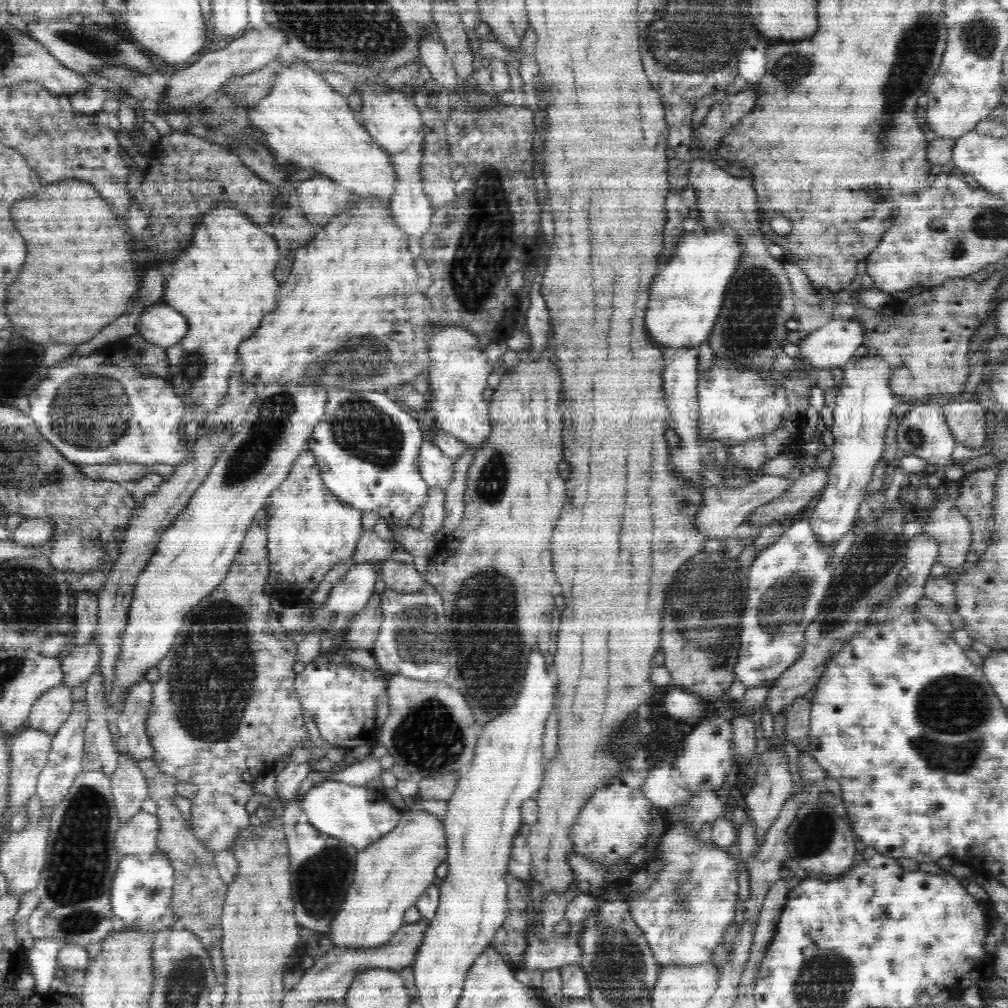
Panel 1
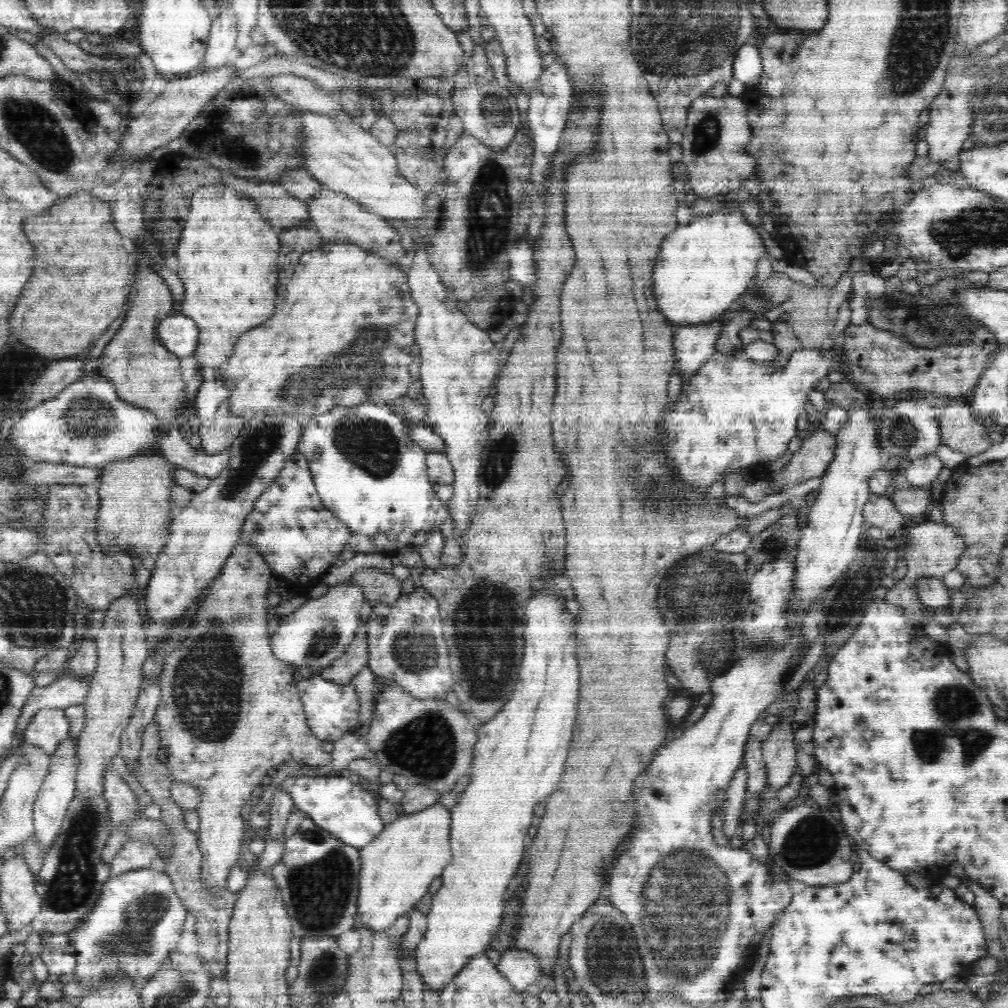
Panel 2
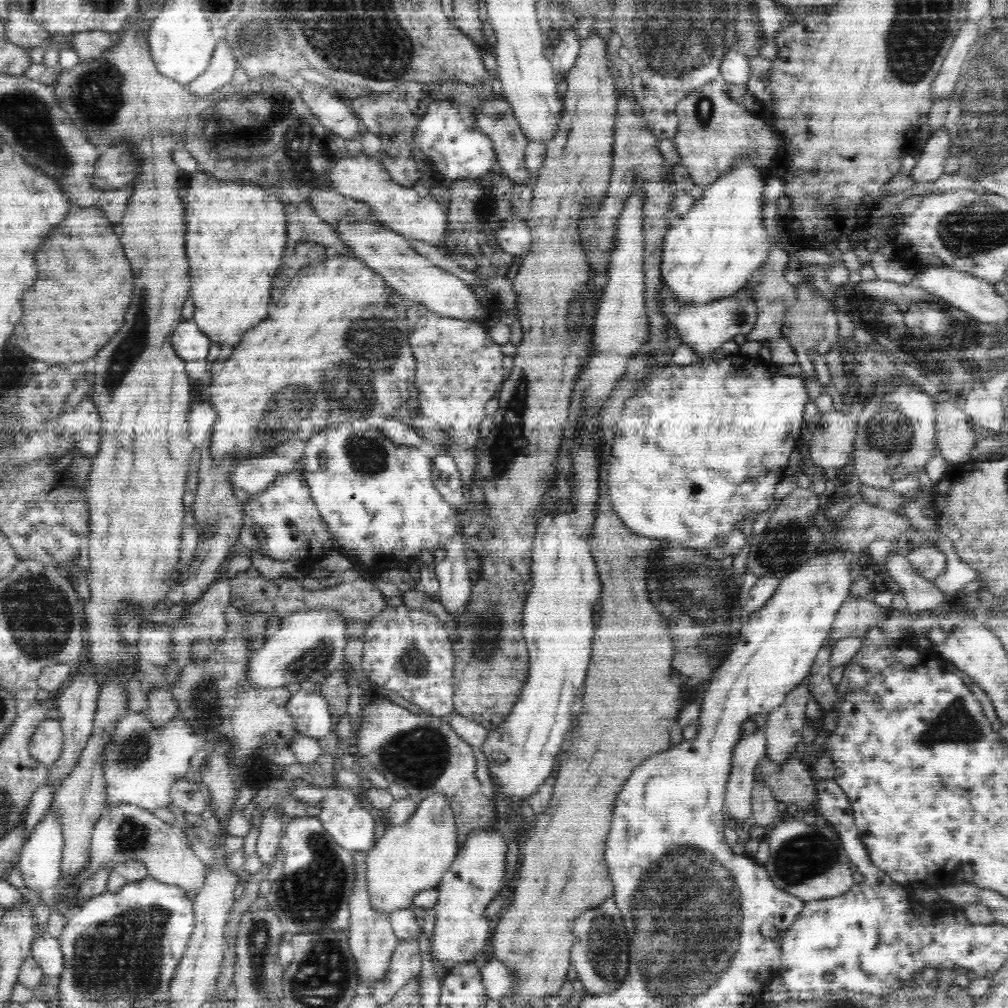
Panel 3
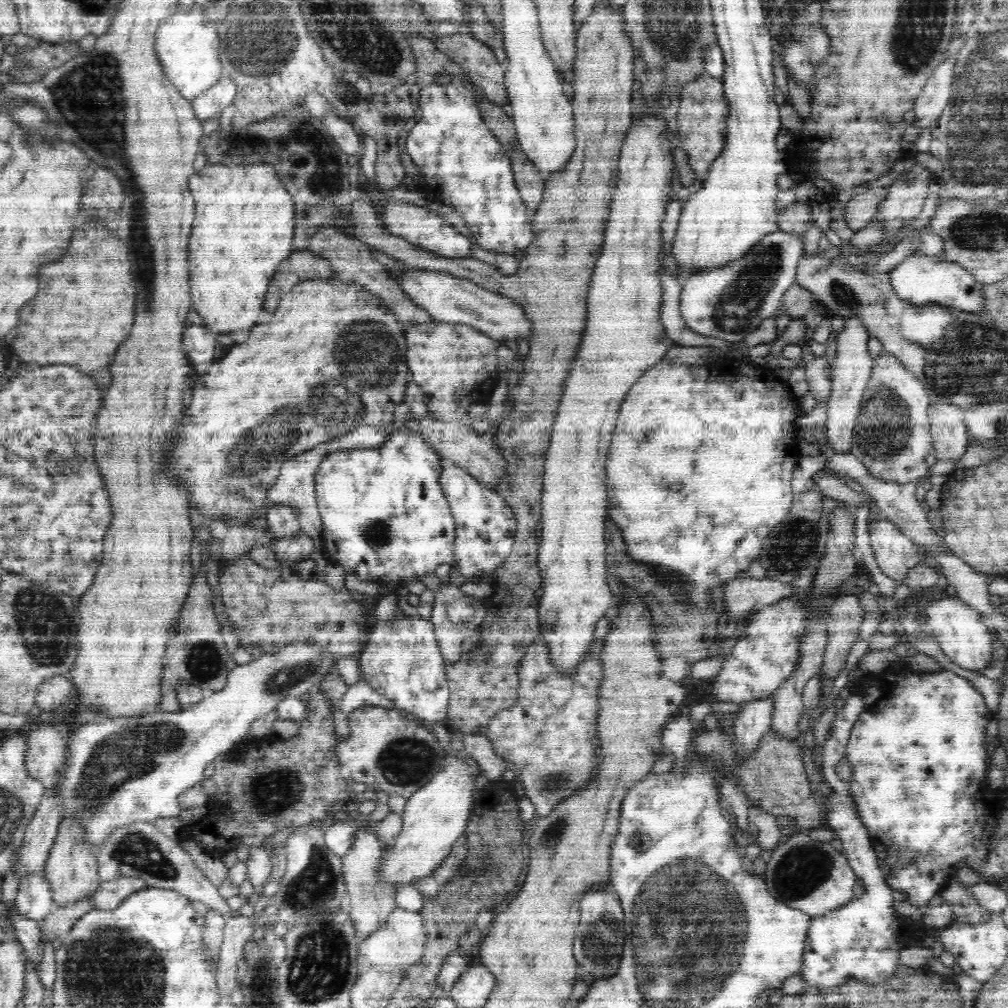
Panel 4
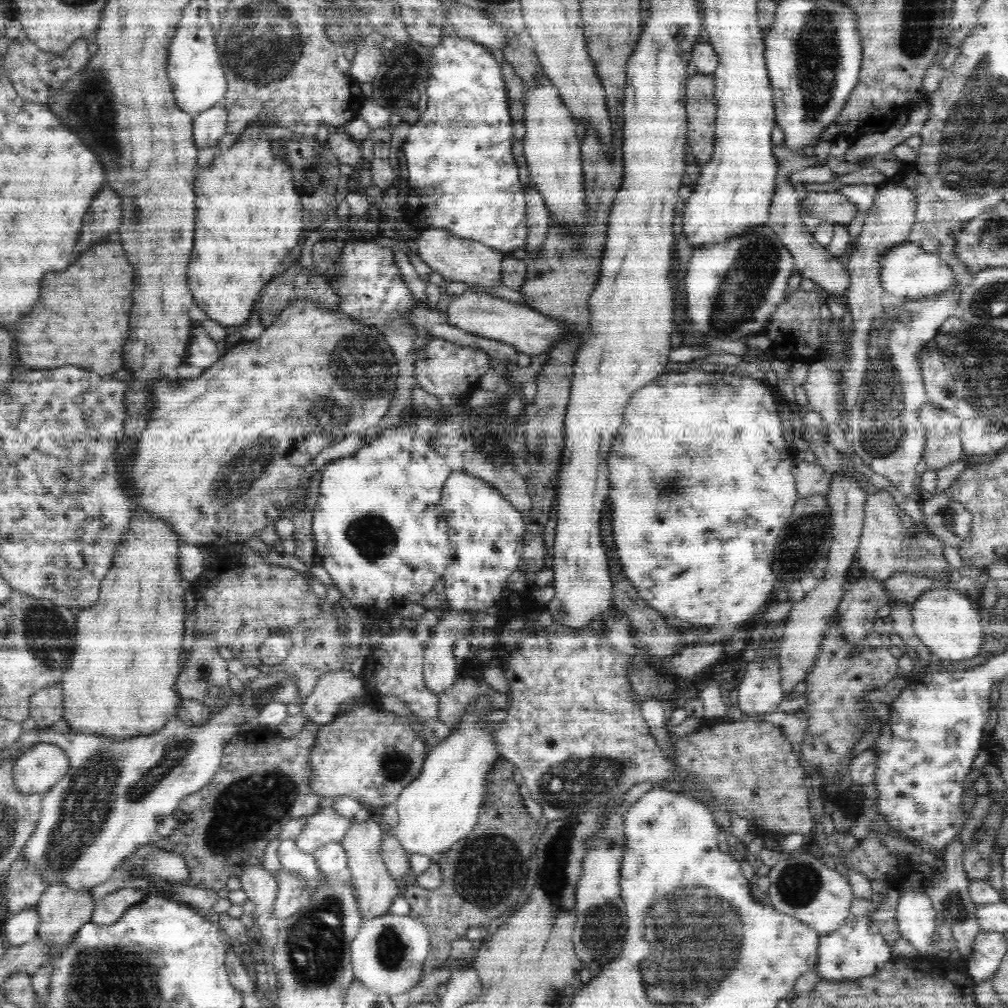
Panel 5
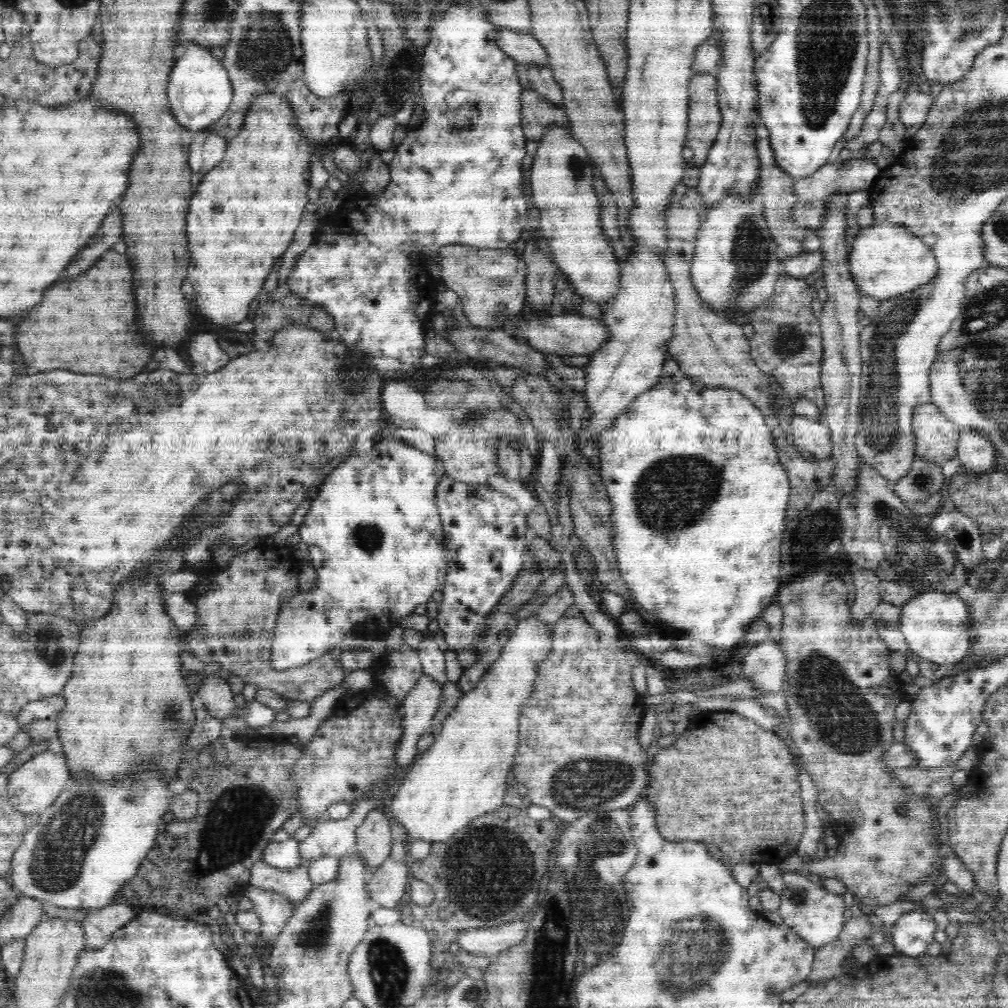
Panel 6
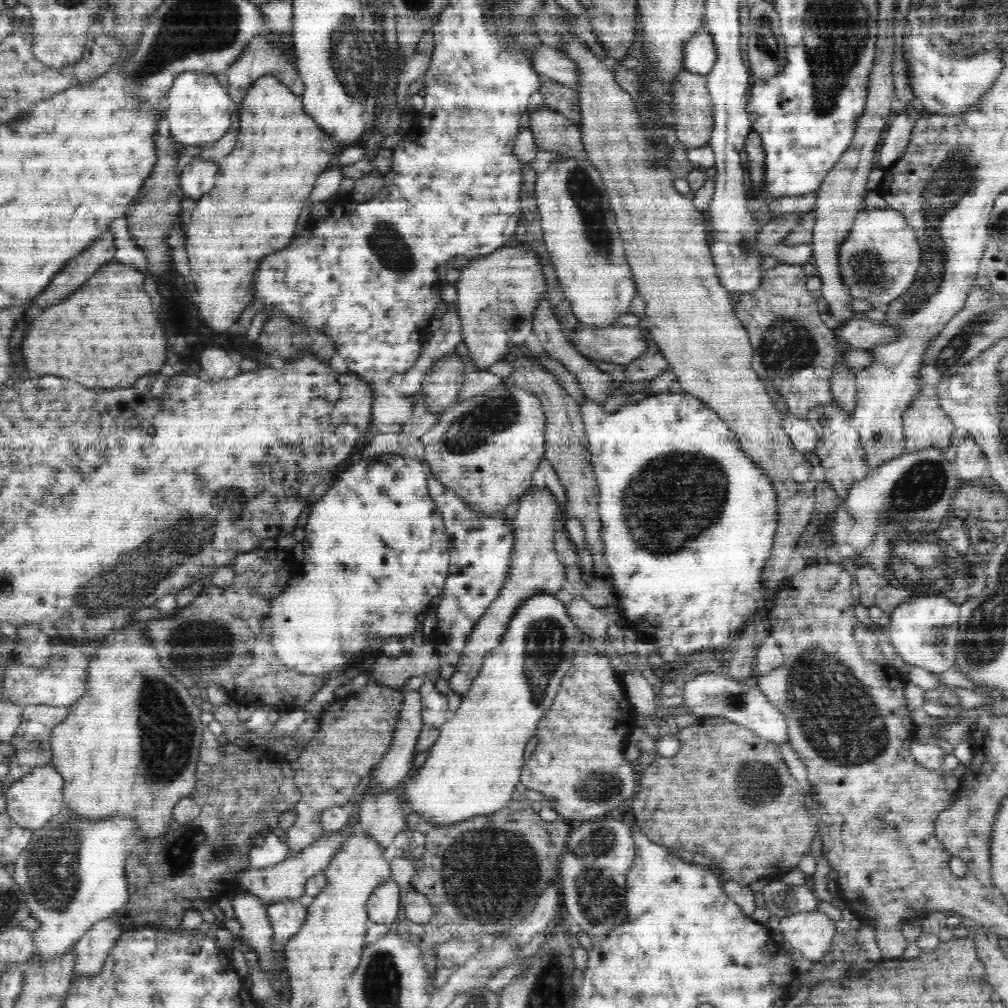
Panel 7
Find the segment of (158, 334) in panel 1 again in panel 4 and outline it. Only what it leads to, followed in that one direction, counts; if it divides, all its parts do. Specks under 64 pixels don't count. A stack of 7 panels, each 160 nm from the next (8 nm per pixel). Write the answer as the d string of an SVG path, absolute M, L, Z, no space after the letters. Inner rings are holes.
M188 324L183 332L182 348L187 359L194 364L210 362L216 350L216 338L204 326Z

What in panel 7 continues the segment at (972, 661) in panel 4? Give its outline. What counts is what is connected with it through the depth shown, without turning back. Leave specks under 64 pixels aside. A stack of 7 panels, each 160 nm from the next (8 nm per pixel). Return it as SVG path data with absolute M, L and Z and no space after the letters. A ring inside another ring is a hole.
M942 595L911 597L890 612L890 624L885 633L898 656L907 665L918 666L937 676L948 671L955 663L959 633L954 624L959 624L958 616L960 606Z

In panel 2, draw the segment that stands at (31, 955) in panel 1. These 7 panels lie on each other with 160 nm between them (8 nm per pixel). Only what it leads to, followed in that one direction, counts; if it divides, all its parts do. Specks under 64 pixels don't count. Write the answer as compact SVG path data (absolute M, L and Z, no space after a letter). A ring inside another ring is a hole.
M150 868L130 870L120 876L110 877L105 882L100 900L91 913L87 914L86 921L79 929L63 935L45 936L43 944L46 949L58 949L75 956L77 965L72 977L77 979L84 991L96 986L102 978L121 978L122 974L127 974L127 978L134 978L136 983L143 984L152 978L152 974L156 974L160 962L164 962L164 958L168 958L168 954L172 954L172 950L178 946L178 941L182 939L182 925L186 922L188 913L168 874Z

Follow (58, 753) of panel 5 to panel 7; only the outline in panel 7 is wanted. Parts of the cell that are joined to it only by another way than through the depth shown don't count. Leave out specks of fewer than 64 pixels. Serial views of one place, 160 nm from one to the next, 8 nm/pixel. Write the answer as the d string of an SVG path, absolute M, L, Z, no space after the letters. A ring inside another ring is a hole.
M52 764L36 766L30 774L22 776L8 786L8 790L4 792L7 800L6 811L18 826L28 828L31 831L40 830L56 814L60 814L63 806L63 786L64 779Z

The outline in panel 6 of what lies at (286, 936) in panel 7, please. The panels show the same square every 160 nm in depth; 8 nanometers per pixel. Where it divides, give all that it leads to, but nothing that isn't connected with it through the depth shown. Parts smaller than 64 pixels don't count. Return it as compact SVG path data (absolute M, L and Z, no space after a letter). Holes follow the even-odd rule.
M251 885L248 887L244 896L254 905L254 911L261 922L260 937L267 941L268 946L278 938L284 924L294 914L297 906L285 900L278 892L263 890Z

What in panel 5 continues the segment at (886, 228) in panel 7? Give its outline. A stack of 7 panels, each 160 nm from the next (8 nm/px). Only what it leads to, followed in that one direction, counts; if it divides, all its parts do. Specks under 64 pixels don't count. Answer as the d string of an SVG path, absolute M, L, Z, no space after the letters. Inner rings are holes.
M904 241L883 254L880 281L886 293L894 294L910 301L928 297L955 289L956 274L938 254L926 252L920 244Z

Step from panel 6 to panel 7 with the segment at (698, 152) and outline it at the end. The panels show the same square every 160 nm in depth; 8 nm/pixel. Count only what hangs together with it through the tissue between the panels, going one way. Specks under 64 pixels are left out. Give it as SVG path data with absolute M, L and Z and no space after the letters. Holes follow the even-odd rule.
M684 71L679 74L674 86L674 123L676 124L676 138L682 148L702 148L709 145L714 128L714 109L711 94L707 89L707 75L694 74Z

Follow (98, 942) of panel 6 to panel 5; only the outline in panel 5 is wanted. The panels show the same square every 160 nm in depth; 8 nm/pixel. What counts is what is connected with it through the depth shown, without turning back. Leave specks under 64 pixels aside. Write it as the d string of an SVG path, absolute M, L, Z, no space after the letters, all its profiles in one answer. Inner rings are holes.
M130 888L118 890L95 902L91 921L100 926L114 924L116 920L122 918L130 906L142 902L144 898L146 896L140 890L130 890Z

